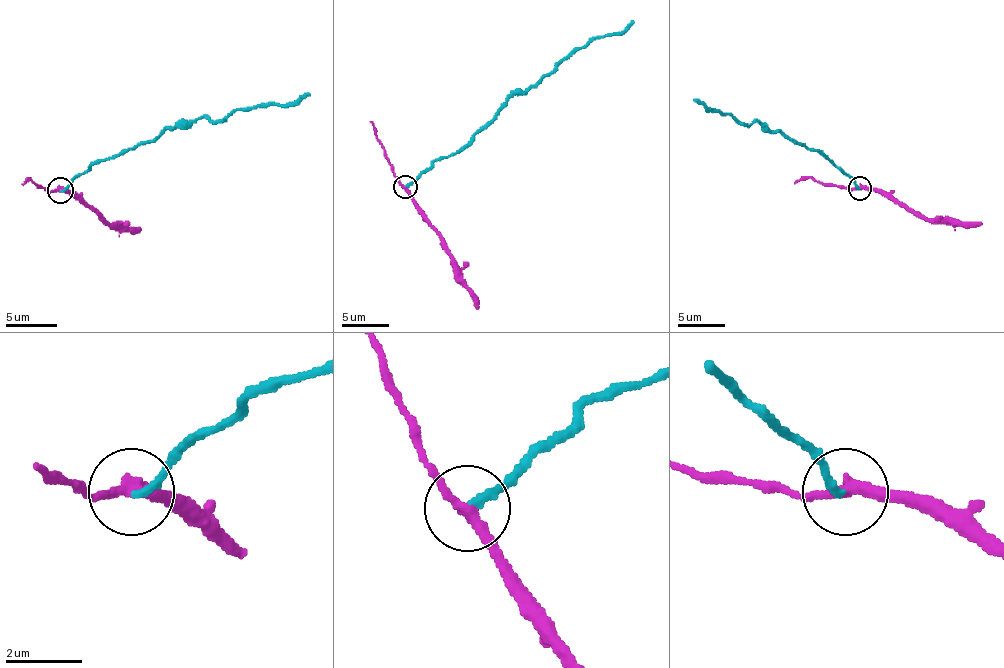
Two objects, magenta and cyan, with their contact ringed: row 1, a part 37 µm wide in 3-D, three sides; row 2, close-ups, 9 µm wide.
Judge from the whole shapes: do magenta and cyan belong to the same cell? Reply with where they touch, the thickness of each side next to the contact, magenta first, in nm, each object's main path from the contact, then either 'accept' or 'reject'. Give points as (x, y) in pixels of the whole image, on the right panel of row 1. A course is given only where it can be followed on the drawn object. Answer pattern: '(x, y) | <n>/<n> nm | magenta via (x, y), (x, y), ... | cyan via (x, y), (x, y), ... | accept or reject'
(860, 188) | 280/190 nm | magenta via (860, 189), (881, 189), (910, 212), (928, 219), (982, 224) | cyan via (860, 189), (825, 156), (767, 128), (760, 121), (741, 123), (732, 114), (706, 109), (694, 100) | reject

